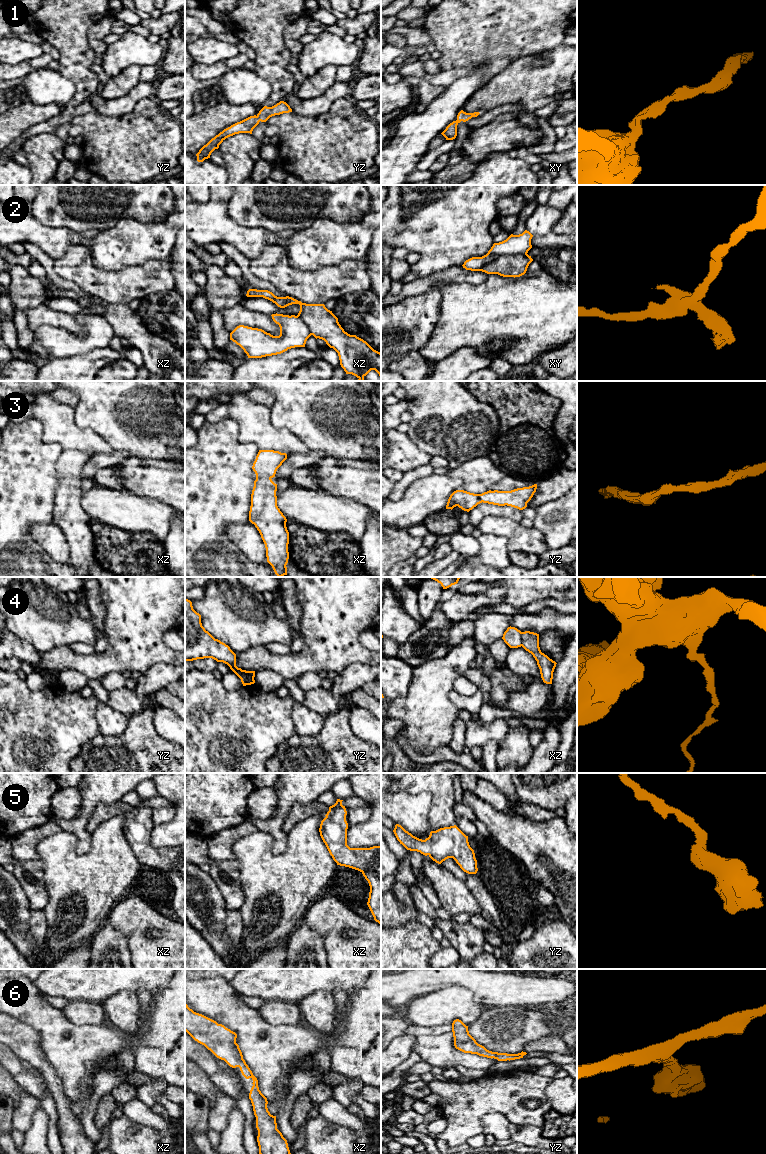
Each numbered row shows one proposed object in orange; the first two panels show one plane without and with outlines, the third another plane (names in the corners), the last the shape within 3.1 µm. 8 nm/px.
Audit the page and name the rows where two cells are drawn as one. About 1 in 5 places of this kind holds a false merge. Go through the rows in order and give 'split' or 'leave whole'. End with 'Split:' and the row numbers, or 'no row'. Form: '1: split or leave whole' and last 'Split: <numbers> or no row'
1: leave whole
2: split
3: leave whole
4: split
5: leave whole
6: leave whole
Split: 2, 4

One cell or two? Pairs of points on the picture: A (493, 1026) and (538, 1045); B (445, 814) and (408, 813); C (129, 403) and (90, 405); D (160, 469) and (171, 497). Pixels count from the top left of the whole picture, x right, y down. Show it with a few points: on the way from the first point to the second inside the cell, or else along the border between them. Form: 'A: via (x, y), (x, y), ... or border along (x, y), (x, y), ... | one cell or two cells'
A: border along (551, 1034), (529, 1041), (522, 1050) | two cells
B: border along (423, 791), (431, 795), (431, 830) | two cells
C: via (119, 403), (100, 405) | one cell
D: via (160, 476), (171, 487), (171, 490) | one cell

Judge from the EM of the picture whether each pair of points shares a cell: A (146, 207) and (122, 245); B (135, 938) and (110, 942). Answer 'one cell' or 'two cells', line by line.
A: two cells
B: two cells

